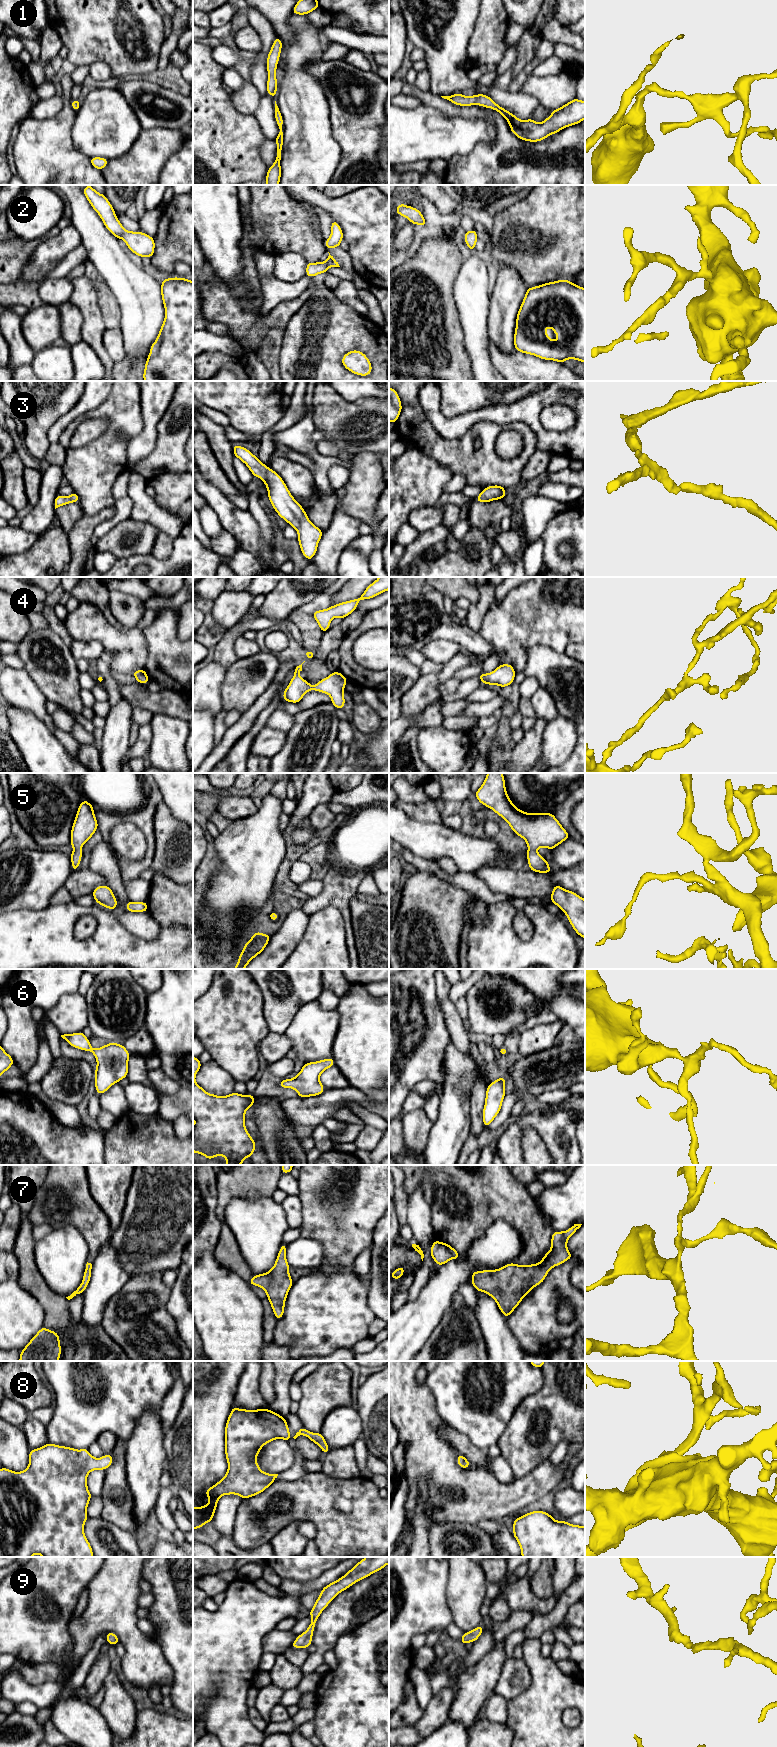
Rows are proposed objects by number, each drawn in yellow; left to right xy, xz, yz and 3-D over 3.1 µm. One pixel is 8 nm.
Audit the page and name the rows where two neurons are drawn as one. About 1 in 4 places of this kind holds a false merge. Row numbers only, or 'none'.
none

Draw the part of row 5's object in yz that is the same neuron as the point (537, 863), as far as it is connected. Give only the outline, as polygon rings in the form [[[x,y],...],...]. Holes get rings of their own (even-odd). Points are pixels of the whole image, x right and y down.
[[[487,773],[483,784],[474,795],[482,805],[501,816],[512,831],[525,840],[530,870],[537,873],[553,871],[547,860],[536,850],[540,847],[552,850],[570,838],[554,814],[526,813],[515,807],[506,792],[502,773]]]

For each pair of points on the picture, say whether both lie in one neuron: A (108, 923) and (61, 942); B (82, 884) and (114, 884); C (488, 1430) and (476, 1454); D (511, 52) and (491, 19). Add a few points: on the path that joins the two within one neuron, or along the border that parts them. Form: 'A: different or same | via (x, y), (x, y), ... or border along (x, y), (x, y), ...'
A: same | via (99, 936), (90, 945), (74, 945)
B: different | border along (89, 868), (98, 872), (107, 884)
C: different | border along (461, 1433), (486, 1453)
D: different | border along (507, 49), (502, 60), (496, 66)

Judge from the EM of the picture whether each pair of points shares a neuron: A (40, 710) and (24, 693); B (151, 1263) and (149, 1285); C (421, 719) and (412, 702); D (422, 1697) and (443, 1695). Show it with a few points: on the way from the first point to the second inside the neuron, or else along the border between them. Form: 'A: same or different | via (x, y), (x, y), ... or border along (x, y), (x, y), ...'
A: same | via (37, 706), (28, 697)
B: different | border along (162, 1271), (150, 1271), (131, 1276)
C: different | border along (435, 700), (417, 714), (401, 716)
D: different | border along (433, 1695), (423, 1711)

